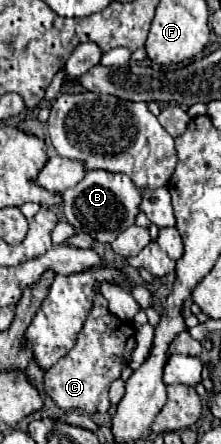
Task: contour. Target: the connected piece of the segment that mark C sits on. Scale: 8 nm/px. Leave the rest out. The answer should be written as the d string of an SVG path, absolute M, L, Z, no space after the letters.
M99 293L95 295L93 309L87 315L87 321L77 337L75 347L57 361L43 375L45 393L61 409L81 409L87 413L107 413L111 407L109 385L121 377L123 367L131 361L135 349L135 325L131 321L121 321L107 309L107 299Z

